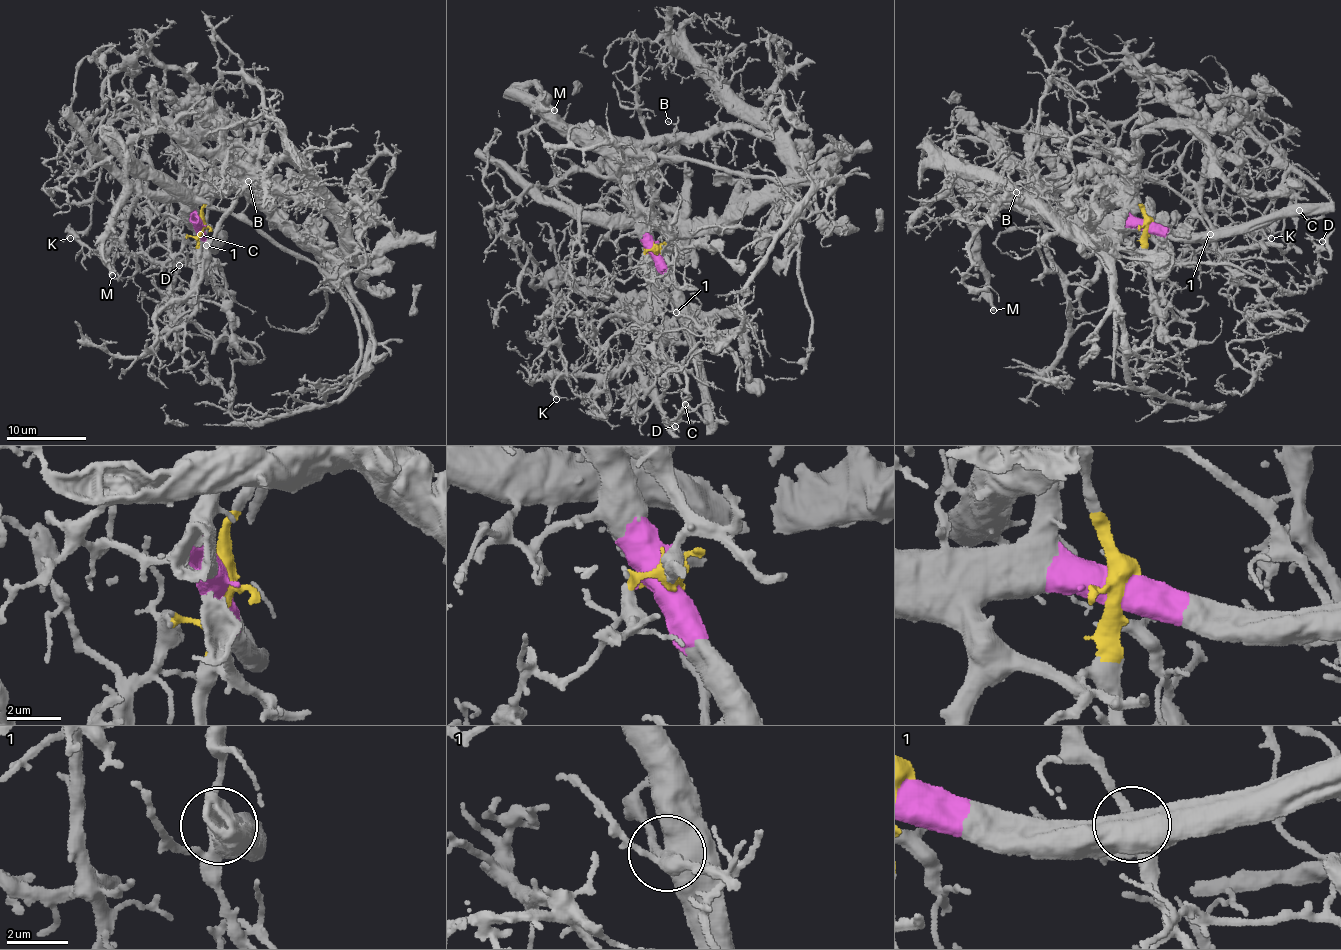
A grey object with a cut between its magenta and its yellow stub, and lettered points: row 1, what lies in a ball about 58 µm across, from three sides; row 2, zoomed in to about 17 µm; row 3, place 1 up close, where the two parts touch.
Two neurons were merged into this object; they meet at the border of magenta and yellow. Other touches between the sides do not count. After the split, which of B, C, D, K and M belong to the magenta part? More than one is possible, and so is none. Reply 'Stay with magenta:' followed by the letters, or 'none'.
Stay with magenta: C, M

